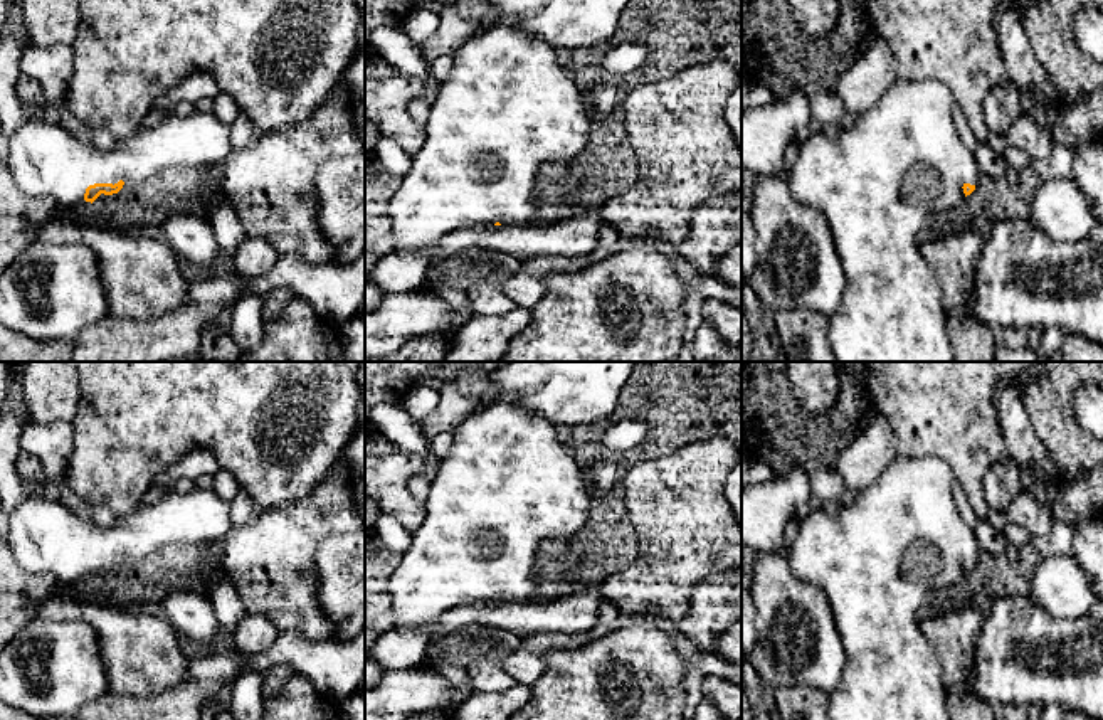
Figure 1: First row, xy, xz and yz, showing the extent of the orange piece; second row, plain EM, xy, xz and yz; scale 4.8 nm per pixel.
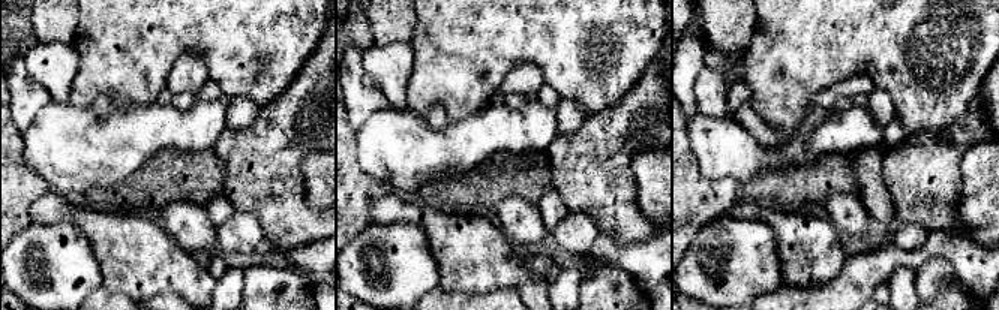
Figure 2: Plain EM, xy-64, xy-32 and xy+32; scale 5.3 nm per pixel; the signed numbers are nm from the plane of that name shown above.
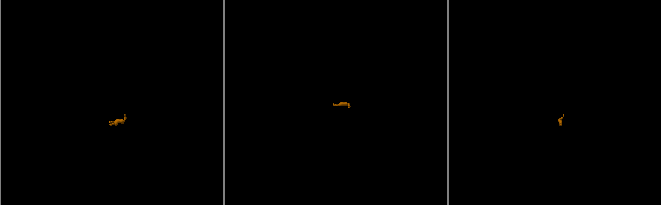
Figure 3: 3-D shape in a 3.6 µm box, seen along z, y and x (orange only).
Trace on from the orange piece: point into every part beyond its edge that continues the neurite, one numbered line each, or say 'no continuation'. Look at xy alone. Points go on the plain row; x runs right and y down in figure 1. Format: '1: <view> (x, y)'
1: xy (47, 537)

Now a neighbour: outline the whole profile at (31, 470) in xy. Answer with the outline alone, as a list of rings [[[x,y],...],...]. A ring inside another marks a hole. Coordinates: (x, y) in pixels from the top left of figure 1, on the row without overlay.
[[[22,451],[17,458],[17,471],[30,488],[30,496],[44,496],[47,486],[45,473],[39,459]]]

